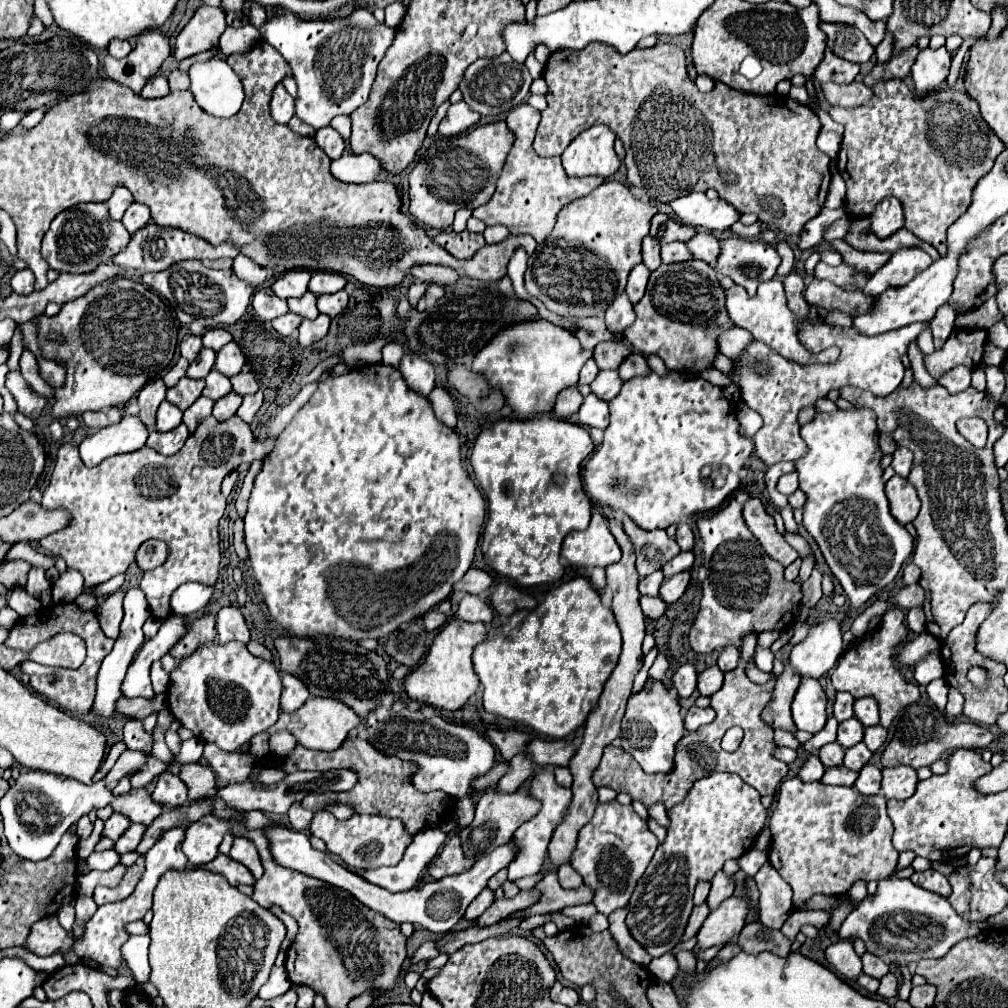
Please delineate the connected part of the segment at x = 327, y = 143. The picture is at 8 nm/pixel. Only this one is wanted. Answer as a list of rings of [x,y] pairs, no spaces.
[[[331,126],[317,130],[315,142],[325,150],[325,154],[327,154],[331,160],[338,159],[339,156],[343,154],[343,150],[345,150],[345,144],[343,144],[341,134],[335,132]]]

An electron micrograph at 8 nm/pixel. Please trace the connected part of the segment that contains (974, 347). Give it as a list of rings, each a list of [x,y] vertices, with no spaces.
[[[955,328],[941,350],[935,350],[933,354],[925,356],[925,368],[935,380],[939,380],[943,374],[947,374],[959,364],[975,368],[983,360],[985,344],[987,330]]]

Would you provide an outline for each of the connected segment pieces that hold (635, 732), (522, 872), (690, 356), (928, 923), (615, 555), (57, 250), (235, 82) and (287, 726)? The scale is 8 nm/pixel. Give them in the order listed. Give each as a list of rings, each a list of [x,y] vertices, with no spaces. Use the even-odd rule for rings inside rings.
[[[647,678],[643,688],[629,698],[627,712],[621,724],[621,748],[627,750],[645,772],[669,772],[673,768],[675,744],[683,738],[685,726],[679,700],[669,694],[669,688],[655,678]]]
[[[537,772],[531,780],[529,780],[529,794],[541,802],[541,810],[537,812],[537,816],[533,816],[529,822],[525,822],[519,832],[513,836],[513,846],[515,846],[515,856],[509,864],[509,880],[517,880],[523,876],[535,876],[541,872],[543,868],[543,860],[547,856],[547,846],[549,840],[555,832],[555,828],[563,822],[563,818],[569,812],[569,804],[573,800],[573,792],[569,788],[563,788],[555,782],[553,772]]]
[[[695,258],[679,264],[663,264],[661,268],[651,272],[645,296],[635,304],[635,314],[637,320],[623,332],[629,346],[641,354],[657,354],[667,368],[683,370],[683,372],[701,372],[713,368],[713,360],[719,354],[717,336],[735,326],[727,314],[725,290],[717,280],[715,268]]]
[[[887,878],[879,882],[873,896],[859,902],[859,908],[845,918],[837,934],[841,940],[861,938],[867,952],[883,958],[887,964],[909,964],[923,958],[943,958],[951,946],[963,938],[979,936],[985,926],[985,922],[965,922],[943,896],[923,890],[911,880]]]
[[[597,510],[587,530],[569,532],[561,554],[575,566],[607,568],[621,560],[621,548],[609,532],[609,520]]]
[[[85,202],[63,210],[53,222],[41,244],[41,256],[57,272],[83,274],[93,272],[97,266],[109,262],[119,254],[131,240],[131,234],[125,232],[123,222],[109,216],[105,202]]]
[[[211,58],[189,68],[191,92],[197,104],[219,118],[239,112],[243,102],[243,84],[223,58]]]
[[[309,698],[303,708],[291,712],[291,714],[281,714],[277,720],[277,730],[287,730],[291,732],[299,744],[303,744],[305,748],[313,748],[313,750],[337,750],[343,740],[347,738],[347,734],[357,728],[361,724],[361,718],[345,704],[341,704],[339,700],[329,700],[329,698]]]

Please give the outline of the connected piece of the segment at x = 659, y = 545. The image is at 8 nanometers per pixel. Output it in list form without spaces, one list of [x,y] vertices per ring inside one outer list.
[[[623,516],[623,530],[633,542],[635,566],[640,579],[655,570],[661,570],[665,562],[673,560],[681,552],[677,542],[671,540],[665,530],[647,532],[639,528],[629,516]]]

